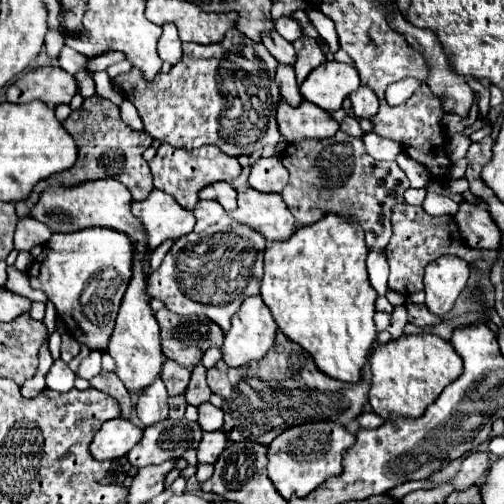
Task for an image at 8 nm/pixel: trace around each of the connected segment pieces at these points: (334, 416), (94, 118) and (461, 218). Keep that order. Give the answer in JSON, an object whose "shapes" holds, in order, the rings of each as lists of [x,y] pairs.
{"shapes":[[[[286,341],[282,345],[274,345],[264,359],[250,363],[244,369],[232,369],[224,367],[224,363],[216,363],[212,369],[208,369],[208,387],[212,393],[220,395],[224,399],[222,411],[224,411],[224,433],[228,441],[252,441],[260,445],[270,445],[270,441],[286,431],[286,427],[294,427],[308,421],[340,421],[342,425],[352,423],[362,411],[368,401],[368,389],[370,385],[362,379],[358,383],[340,383],[336,379],[328,379],[328,375],[316,371],[316,365],[312,363],[312,357],[292,341]]],[[[98,95],[84,99],[84,107],[78,111],[72,111],[70,117],[62,123],[64,129],[72,135],[72,139],[76,141],[76,147],[80,151],[80,157],[76,161],[76,165],[60,175],[54,175],[52,181],[44,181],[36,185],[36,191],[32,191],[30,199],[24,203],[16,203],[16,213],[18,217],[30,217],[30,207],[38,203],[38,195],[42,191],[46,191],[48,187],[76,187],[80,183],[86,181],[96,181],[96,179],[116,179],[120,183],[124,183],[128,187],[128,191],[132,193],[134,201],[142,201],[150,195],[150,191],[154,189],[152,185],[152,173],[148,163],[144,161],[142,153],[152,145],[152,135],[148,135],[146,131],[134,131],[130,129],[122,119],[120,119],[120,111],[118,107],[108,101],[102,99]]],[[[460,203],[458,215],[454,217],[462,239],[470,247],[480,247],[480,249],[500,249],[500,229],[492,221],[488,209],[478,207],[478,205],[468,205]]]]}

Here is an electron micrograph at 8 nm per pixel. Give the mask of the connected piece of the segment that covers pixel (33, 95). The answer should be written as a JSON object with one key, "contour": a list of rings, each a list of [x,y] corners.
{"contour":[[[58,65],[38,67],[22,75],[6,91],[10,103],[28,103],[32,99],[44,101],[48,107],[58,107],[70,103],[78,93],[78,85],[70,73]]]}

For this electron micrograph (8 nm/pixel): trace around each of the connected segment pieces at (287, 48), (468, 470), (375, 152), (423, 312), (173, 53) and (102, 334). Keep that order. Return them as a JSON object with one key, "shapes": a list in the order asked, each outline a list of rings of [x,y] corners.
{"shapes":[[[[276,31],[264,35],[262,43],[266,45],[266,49],[272,53],[272,57],[282,63],[282,65],[294,65],[296,63],[296,51],[292,47],[292,43],[288,43],[284,37],[280,37]]],[[[470,453],[462,461],[460,471],[456,473],[456,477],[450,479],[450,483],[454,485],[456,491],[466,491],[466,489],[478,485],[478,481],[484,477],[488,467],[490,467],[490,459],[486,453]]],[[[366,133],[362,141],[366,145],[366,151],[378,161],[394,161],[396,155],[402,151],[400,143],[396,143],[392,139],[384,139],[376,133]]],[[[406,305],[406,309],[408,309],[408,321],[418,325],[418,327],[440,323],[440,317],[432,315],[424,305]]],[[[166,23],[162,29],[164,29],[164,33],[158,39],[158,55],[162,61],[176,65],[182,59],[182,41],[172,23]]],[[[80,229],[74,233],[54,233],[46,243],[40,259],[28,269],[32,289],[42,289],[54,303],[58,317],[64,321],[68,335],[90,351],[106,351],[114,329],[120,301],[132,277],[132,243],[126,235],[108,229]]]]}

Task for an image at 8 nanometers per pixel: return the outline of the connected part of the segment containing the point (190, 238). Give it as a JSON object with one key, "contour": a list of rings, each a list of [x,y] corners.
{"contour":[[[200,201],[194,215],[194,231],[178,239],[166,253],[160,269],[150,273],[148,293],[160,299],[172,313],[200,313],[228,331],[232,315],[240,309],[242,301],[250,295],[260,295],[266,241],[250,227],[232,221],[216,201]]]}

